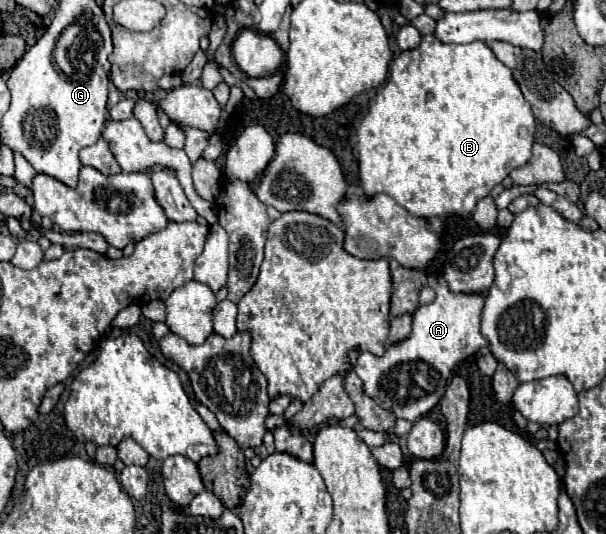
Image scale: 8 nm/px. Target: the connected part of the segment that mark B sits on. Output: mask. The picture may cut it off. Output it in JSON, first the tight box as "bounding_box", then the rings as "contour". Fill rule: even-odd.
{"bounding_box":[356,34,535,216],"contour":[[[427,34],[421,38],[421,44],[413,50],[405,50],[401,52],[389,68],[389,76],[387,80],[377,88],[375,96],[369,100],[369,112],[361,118],[361,124],[356,127],[358,139],[358,163],[359,178],[361,178],[361,186],[363,192],[367,196],[373,194],[389,194],[391,198],[399,200],[399,204],[403,208],[407,208],[413,216],[449,216],[449,214],[471,214],[475,210],[475,204],[479,198],[487,196],[495,184],[499,184],[505,176],[509,176],[509,172],[521,164],[525,164],[531,158],[531,146],[533,146],[533,136],[535,136],[535,116],[531,110],[531,104],[523,98],[523,92],[519,90],[519,84],[515,82],[511,70],[507,70],[507,66],[503,66],[503,62],[499,62],[495,58],[495,52],[483,42],[483,40],[475,40],[469,44],[445,44],[439,42],[439,38],[435,38],[435,34]]]}

